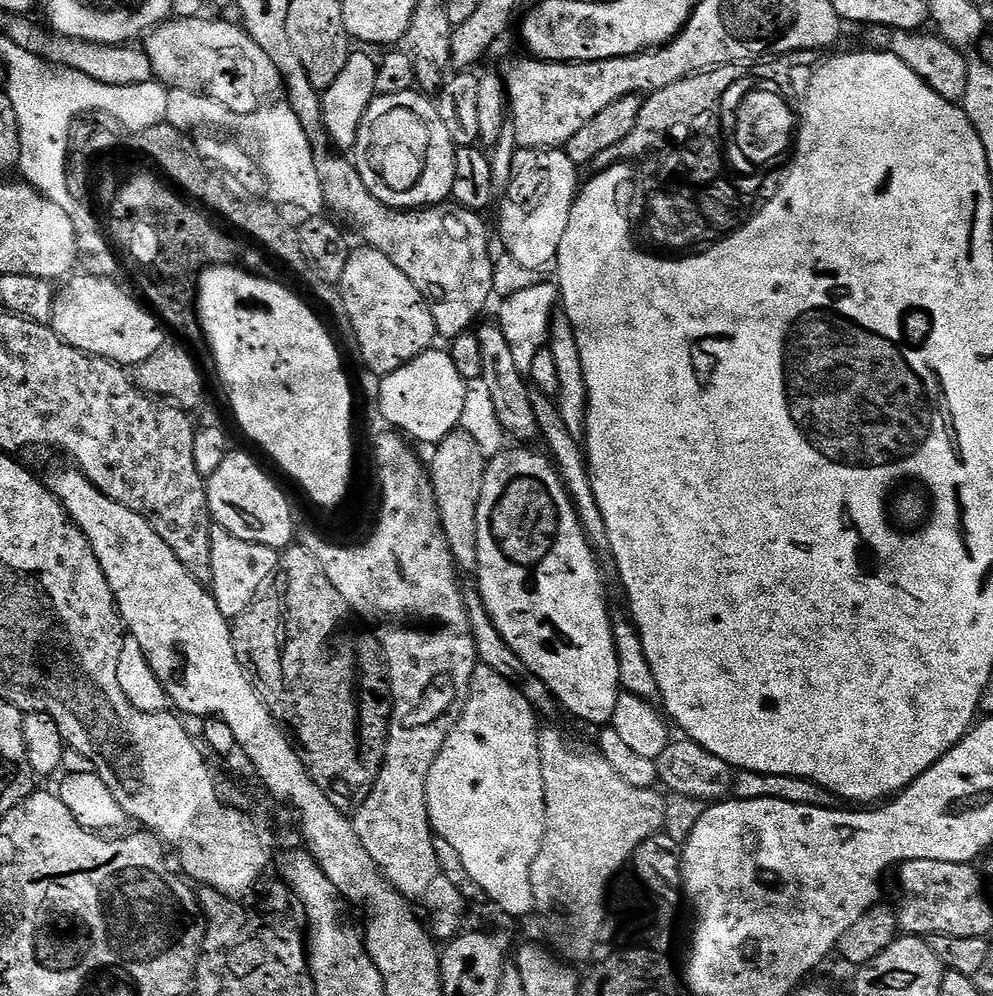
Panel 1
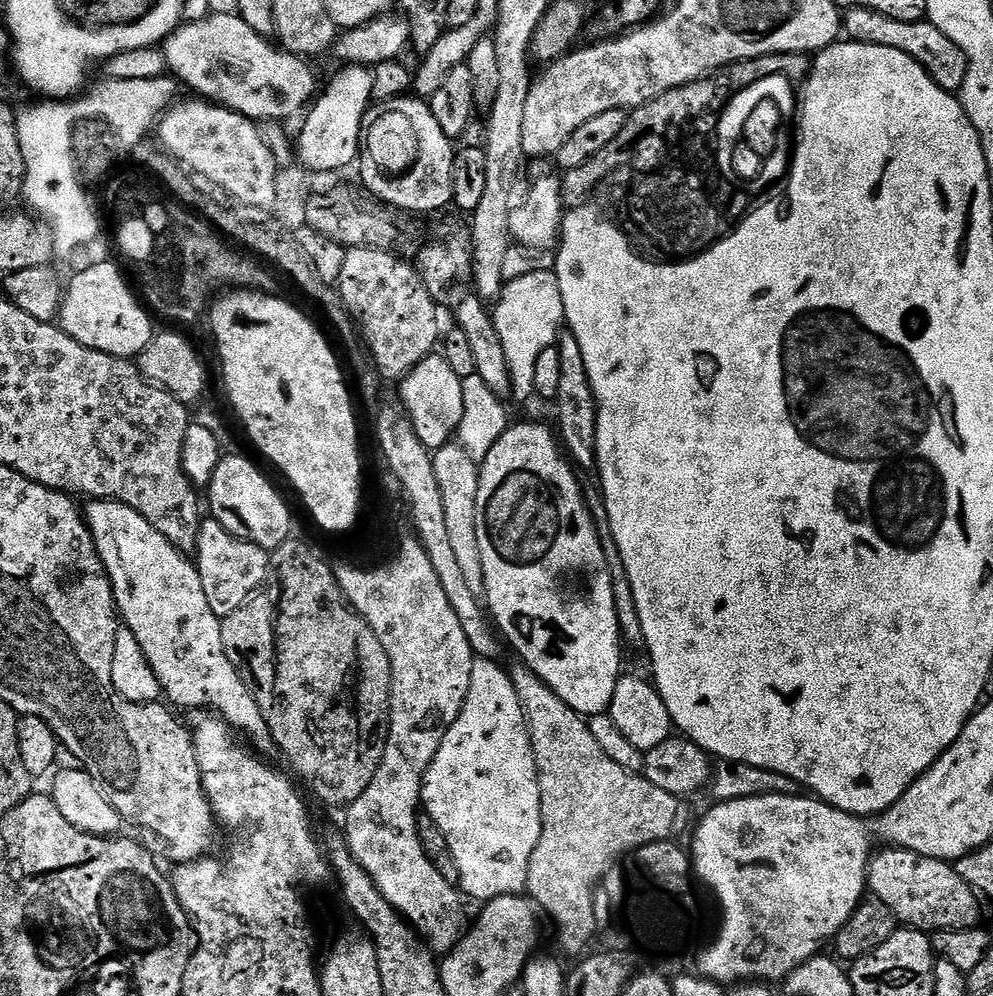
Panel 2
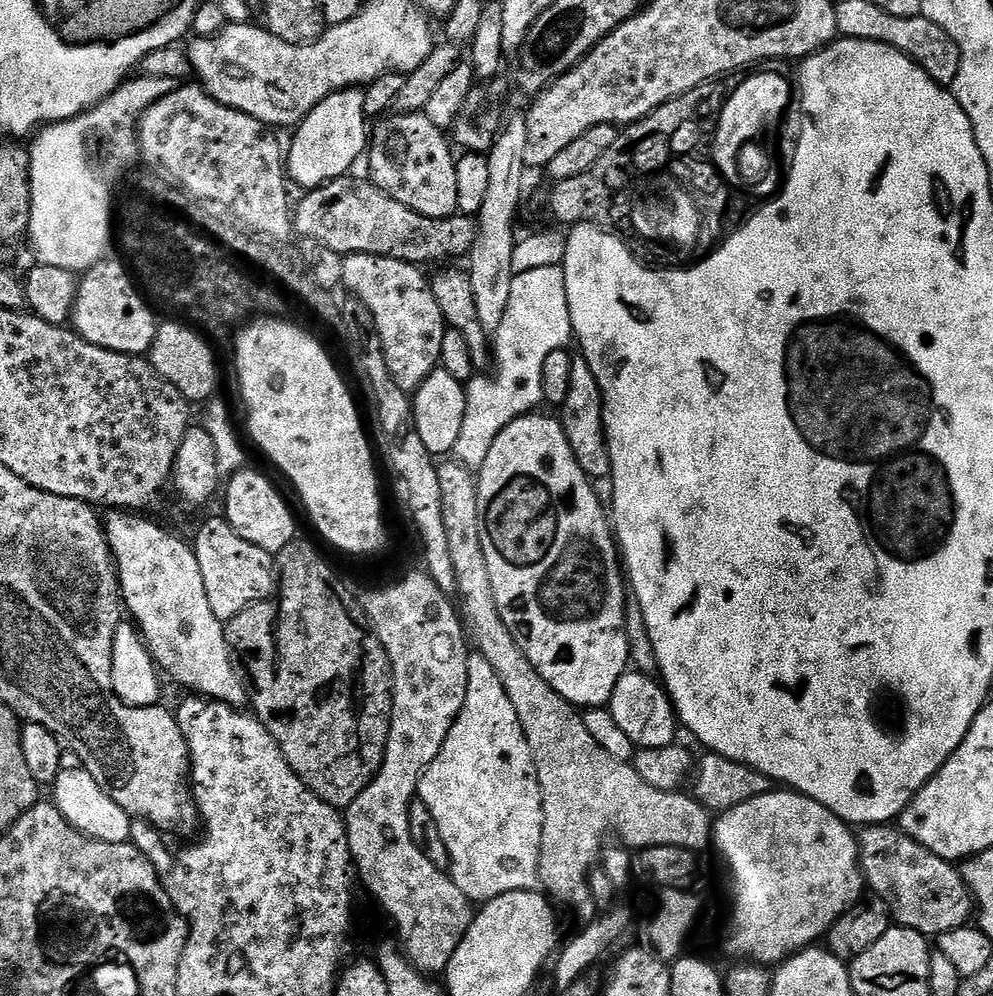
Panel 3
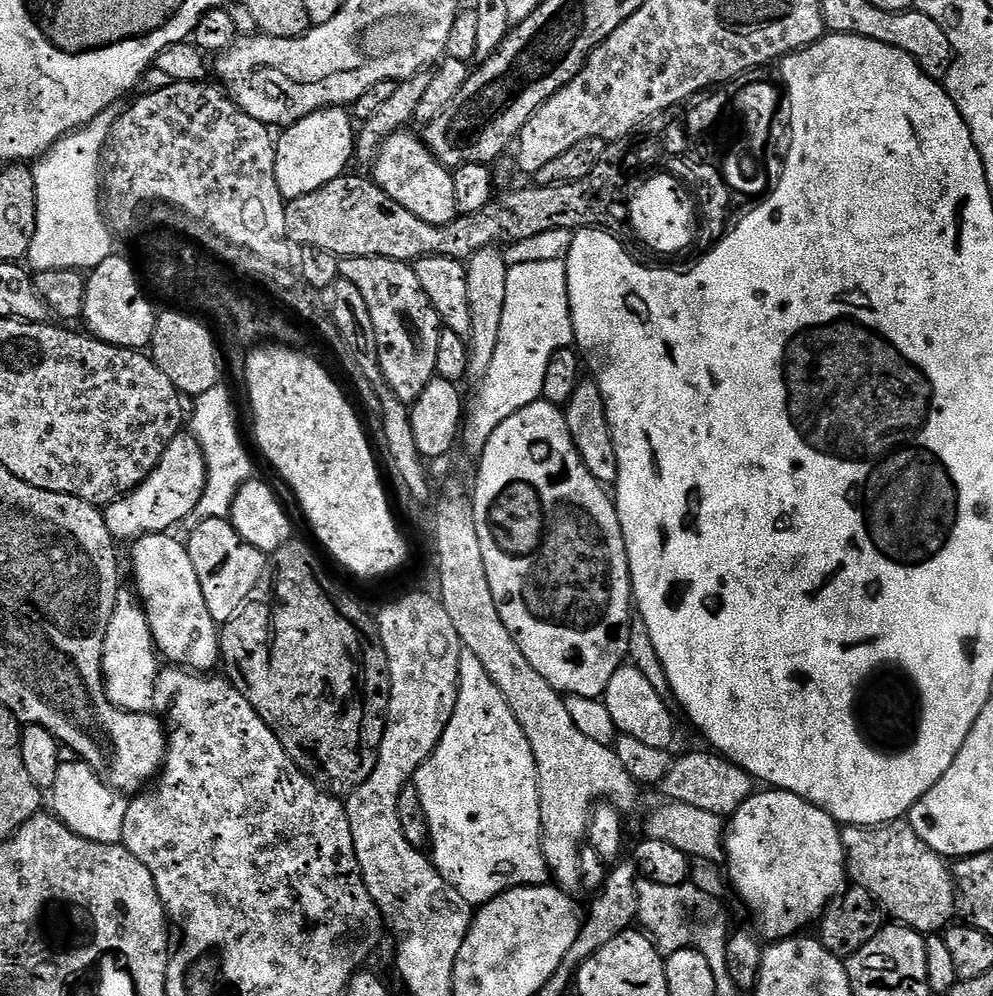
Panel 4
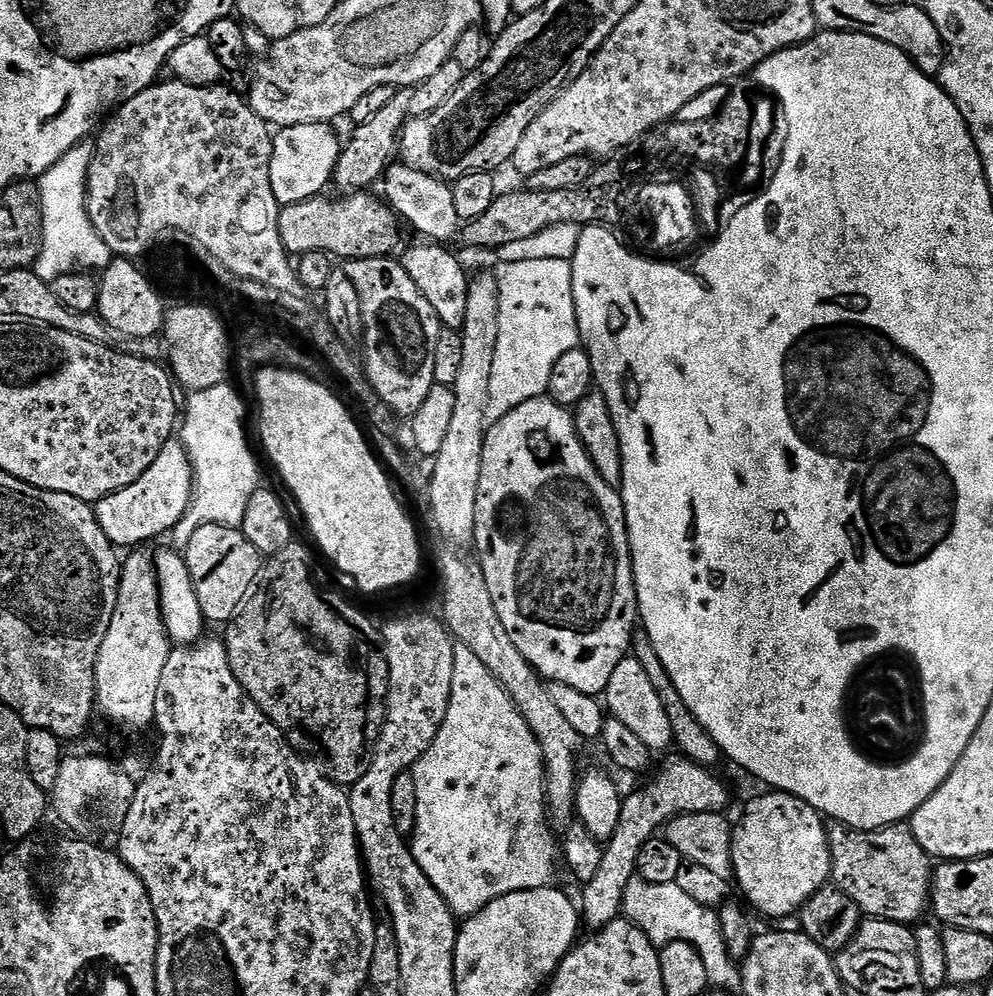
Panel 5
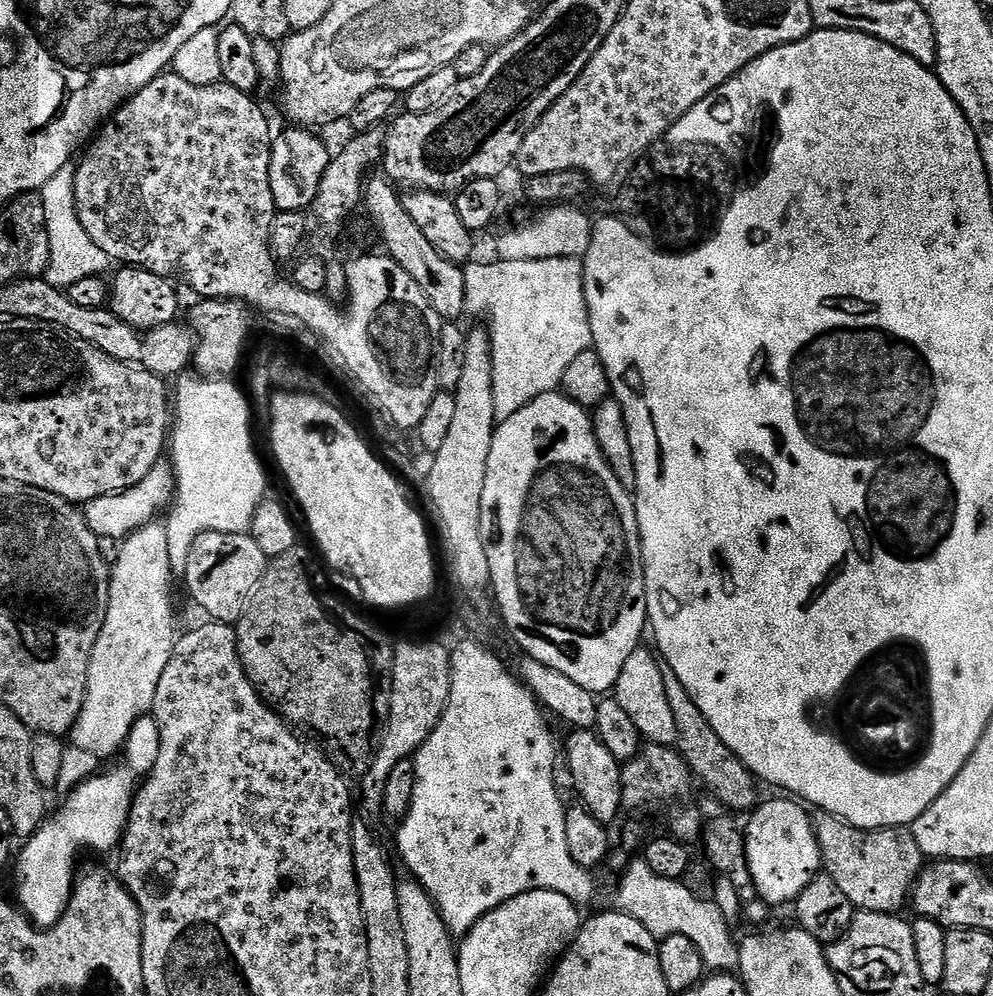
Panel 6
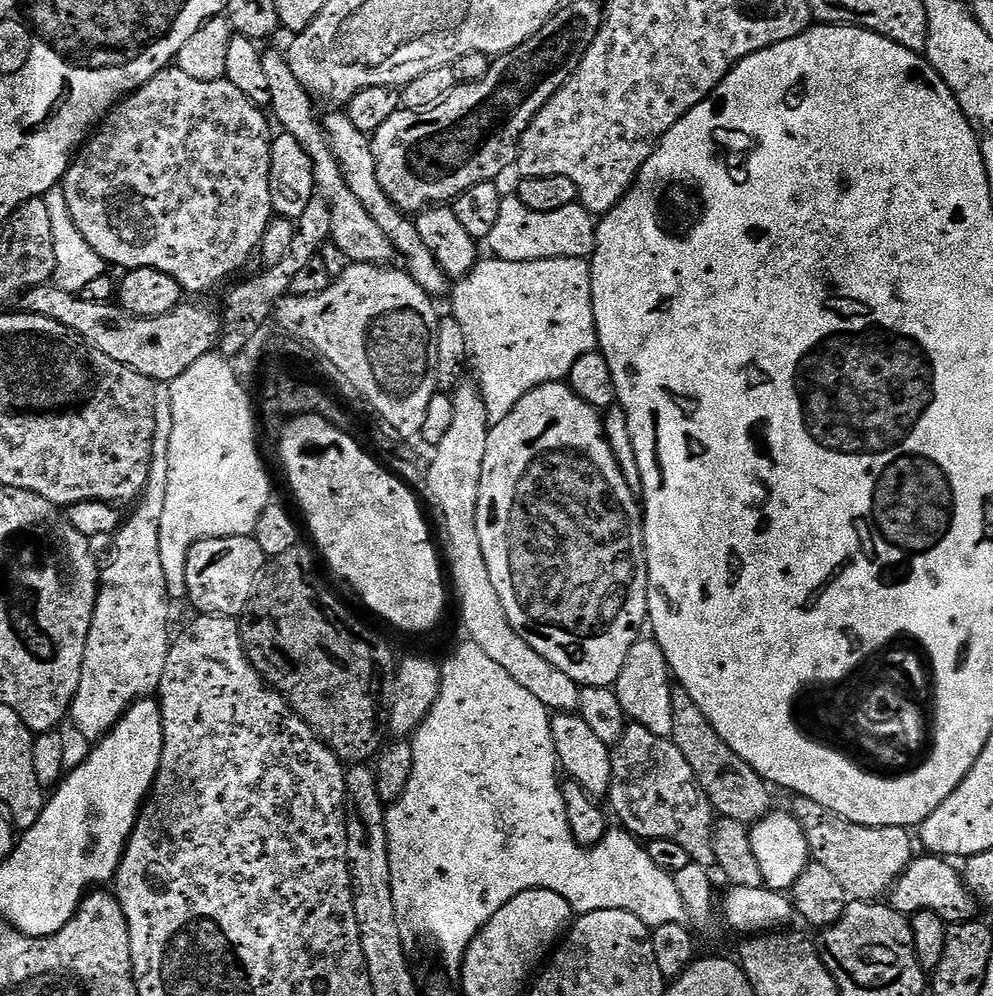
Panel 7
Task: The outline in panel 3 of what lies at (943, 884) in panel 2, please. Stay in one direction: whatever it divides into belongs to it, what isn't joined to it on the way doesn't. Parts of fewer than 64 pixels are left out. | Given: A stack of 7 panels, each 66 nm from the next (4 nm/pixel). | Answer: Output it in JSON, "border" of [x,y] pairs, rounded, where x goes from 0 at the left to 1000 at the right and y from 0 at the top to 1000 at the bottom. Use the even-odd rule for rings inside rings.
{"border":[[[880,827],[871,830],[865,836],[864,846],[869,883],[872,885],[873,891],[875,888],[882,895],[881,903],[890,907],[895,914],[897,923],[905,931],[924,934],[933,941],[942,942],[953,934],[970,932],[976,927],[981,916],[981,905],[975,892],[971,889],[967,872],[962,866],[953,864],[945,857],[933,853],[933,849],[928,849],[923,843],[916,841],[913,835],[902,829]]]}

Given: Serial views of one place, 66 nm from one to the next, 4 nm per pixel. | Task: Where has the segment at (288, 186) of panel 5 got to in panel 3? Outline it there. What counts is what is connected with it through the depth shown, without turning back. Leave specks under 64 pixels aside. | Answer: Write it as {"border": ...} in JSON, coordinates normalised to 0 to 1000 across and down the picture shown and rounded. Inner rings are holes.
{"border":[[[350,88],[348,91],[332,94],[308,119],[303,120],[298,133],[294,137],[294,146],[288,149],[288,176],[295,186],[302,191],[323,189],[325,185],[331,185],[333,181],[339,181],[342,177],[349,177],[355,172],[359,160],[368,156],[373,140],[373,120],[367,114],[367,94],[363,88]]]}

